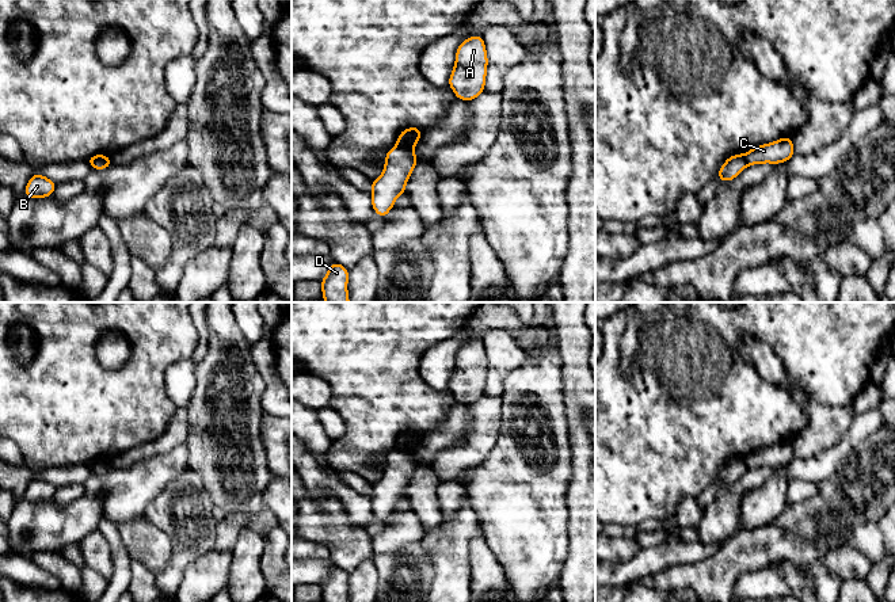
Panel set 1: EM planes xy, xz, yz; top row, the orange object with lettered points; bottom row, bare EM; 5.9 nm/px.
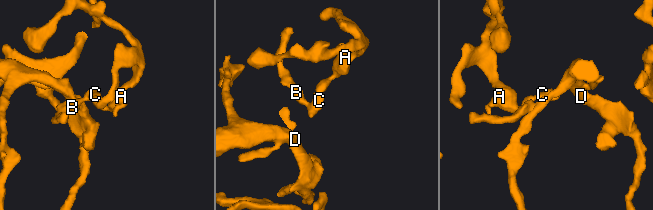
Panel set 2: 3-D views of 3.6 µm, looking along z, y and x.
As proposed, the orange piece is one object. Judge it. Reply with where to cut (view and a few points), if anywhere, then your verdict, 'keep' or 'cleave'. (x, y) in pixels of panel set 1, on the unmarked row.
xz (398, 449), (412, 453) | cleave

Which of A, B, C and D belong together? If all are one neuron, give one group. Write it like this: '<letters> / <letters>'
A D / B C

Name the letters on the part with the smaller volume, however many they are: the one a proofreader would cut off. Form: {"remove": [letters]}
{"remove": ["B", "C"]}

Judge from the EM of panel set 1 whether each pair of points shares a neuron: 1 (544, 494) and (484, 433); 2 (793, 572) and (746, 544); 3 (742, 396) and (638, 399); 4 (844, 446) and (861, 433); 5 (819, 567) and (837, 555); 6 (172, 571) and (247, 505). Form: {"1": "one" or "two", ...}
{"1": "two", "2": "two", "3": "one", "4": "one", "5": "two", "6": "two"}

